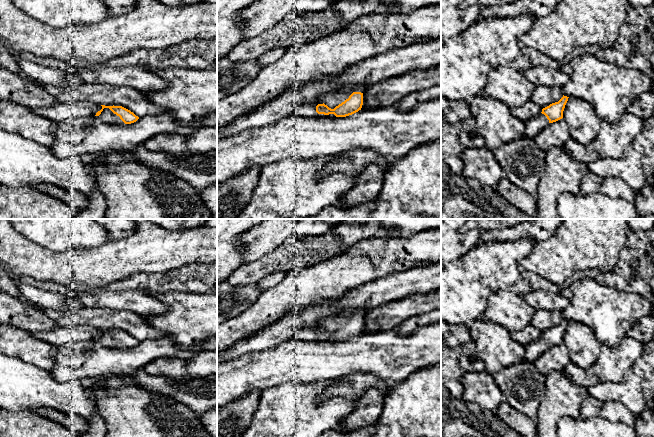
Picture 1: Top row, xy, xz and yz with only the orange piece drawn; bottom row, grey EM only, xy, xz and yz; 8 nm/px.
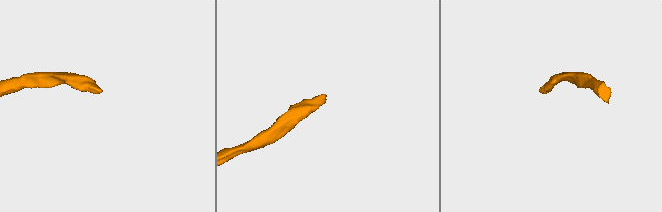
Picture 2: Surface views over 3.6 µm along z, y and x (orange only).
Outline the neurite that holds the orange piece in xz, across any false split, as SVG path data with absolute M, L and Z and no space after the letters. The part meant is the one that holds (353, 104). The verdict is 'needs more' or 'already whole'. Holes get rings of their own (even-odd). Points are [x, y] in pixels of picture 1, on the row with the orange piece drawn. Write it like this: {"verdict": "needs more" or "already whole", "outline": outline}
{"verdict": "needs more", "outline": "M362 86L335 89L324 94L322 104L316 106L318 114L334 114L336 117L346 117L361 110L363 105L363 93L365 88Z"}

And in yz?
{"verdict": "needs more", "outline": "M564 96L555 103L542 109L539 116L525 122L526 128L524 136L528 138L535 138L535 136L545 128L549 123L556 122L563 118L563 111L568 101L567 96Z"}

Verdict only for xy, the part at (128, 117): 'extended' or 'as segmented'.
extended

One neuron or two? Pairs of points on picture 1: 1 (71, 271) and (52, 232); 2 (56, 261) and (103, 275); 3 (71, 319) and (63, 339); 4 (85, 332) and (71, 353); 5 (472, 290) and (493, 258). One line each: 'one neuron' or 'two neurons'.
1: two neurons
2: one neuron
3: two neurons
4: two neurons
5: one neuron

